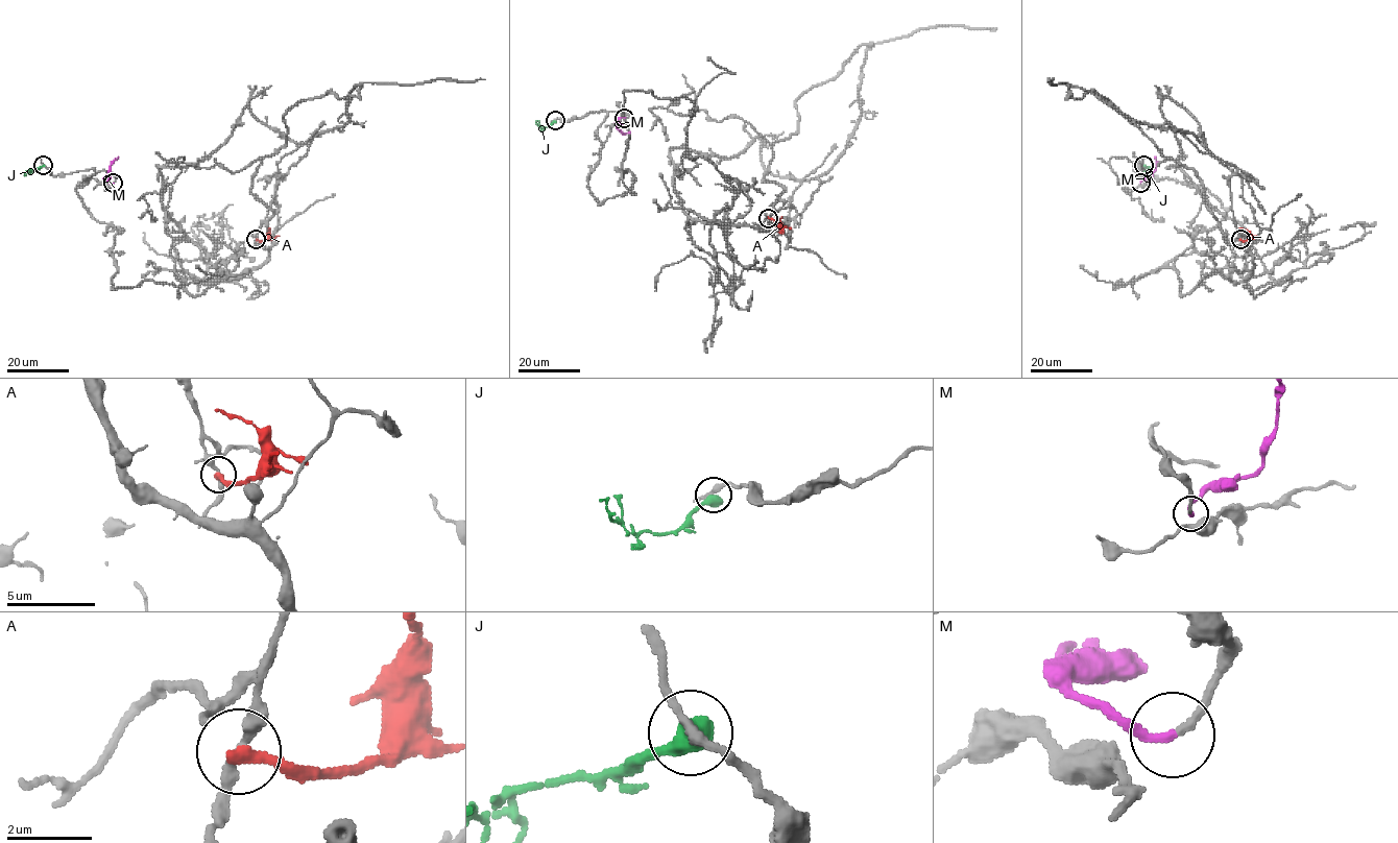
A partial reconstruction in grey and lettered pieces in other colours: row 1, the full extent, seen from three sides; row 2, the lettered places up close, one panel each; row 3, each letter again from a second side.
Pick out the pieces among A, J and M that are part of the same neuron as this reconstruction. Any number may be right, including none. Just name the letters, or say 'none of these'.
M

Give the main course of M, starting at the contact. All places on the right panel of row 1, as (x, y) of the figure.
M: (1140, 184), (1153, 174), (1155, 157)

